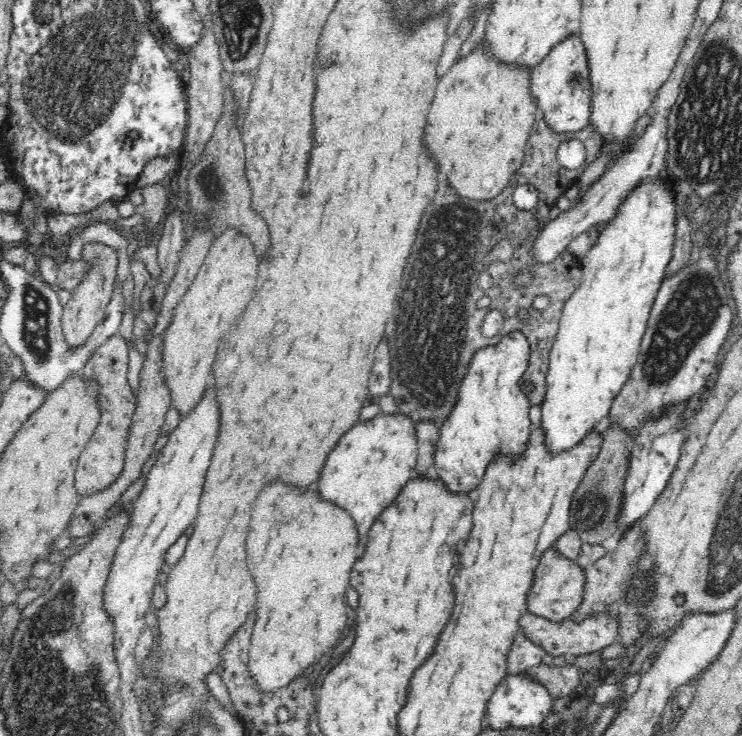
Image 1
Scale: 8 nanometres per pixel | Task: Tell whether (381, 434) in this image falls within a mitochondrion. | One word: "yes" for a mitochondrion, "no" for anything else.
no

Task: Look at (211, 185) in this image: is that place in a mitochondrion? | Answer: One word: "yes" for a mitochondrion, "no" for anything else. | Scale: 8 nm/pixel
yes

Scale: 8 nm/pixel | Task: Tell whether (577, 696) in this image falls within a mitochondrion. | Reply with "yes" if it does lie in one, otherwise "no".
no

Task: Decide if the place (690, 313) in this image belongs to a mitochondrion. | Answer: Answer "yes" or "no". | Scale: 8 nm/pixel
yes

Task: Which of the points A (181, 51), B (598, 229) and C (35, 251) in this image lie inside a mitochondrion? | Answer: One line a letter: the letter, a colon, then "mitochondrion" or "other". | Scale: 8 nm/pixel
A: other
B: other
C: other

